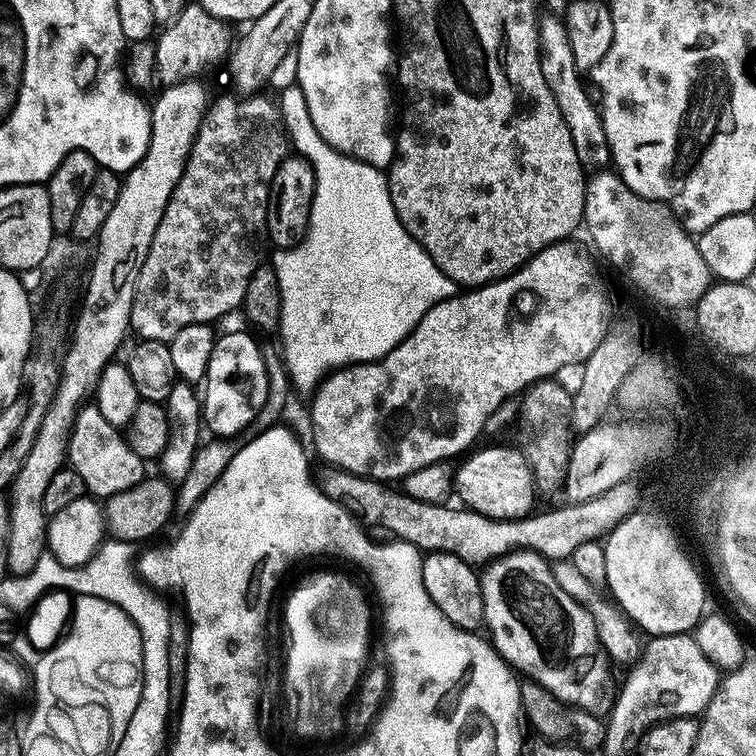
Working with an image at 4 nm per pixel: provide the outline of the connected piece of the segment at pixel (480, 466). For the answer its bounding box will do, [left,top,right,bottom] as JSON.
[454,447,538,520]

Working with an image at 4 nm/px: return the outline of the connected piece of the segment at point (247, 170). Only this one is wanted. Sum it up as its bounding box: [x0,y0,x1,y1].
[130,94,290,340]

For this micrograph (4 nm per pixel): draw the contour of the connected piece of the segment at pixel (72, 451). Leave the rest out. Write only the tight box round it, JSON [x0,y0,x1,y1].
[67,406,146,498]

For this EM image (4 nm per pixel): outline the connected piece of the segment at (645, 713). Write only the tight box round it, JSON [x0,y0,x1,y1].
[604,634,718,750]

